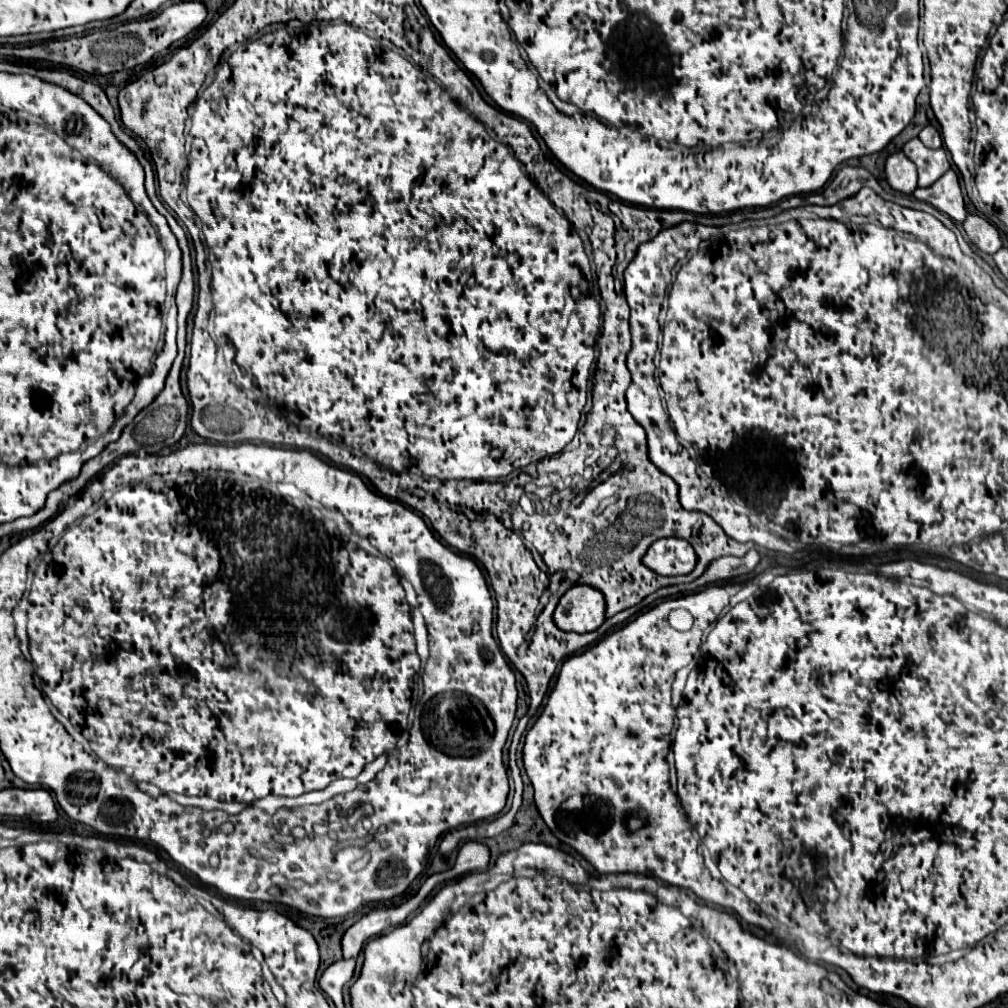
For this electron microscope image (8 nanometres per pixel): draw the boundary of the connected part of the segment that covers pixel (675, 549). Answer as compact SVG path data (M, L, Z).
M658 539L644 555L644 565L660 575L686 575L696 565L696 553L686 539Z

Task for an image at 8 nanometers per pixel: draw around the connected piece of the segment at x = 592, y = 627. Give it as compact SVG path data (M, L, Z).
M574 585L562 595L554 621L560 629L574 633L596 631L606 621L606 599L592 585Z

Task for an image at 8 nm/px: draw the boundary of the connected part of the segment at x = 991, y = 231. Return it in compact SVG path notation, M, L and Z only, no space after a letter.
M970 213L964 221L964 231L970 239L970 243L974 247L978 247L980 251L984 253L996 253L1000 247L1002 247L1002 241L1000 241L1000 233L998 229L986 221L984 217L976 215L976 213Z

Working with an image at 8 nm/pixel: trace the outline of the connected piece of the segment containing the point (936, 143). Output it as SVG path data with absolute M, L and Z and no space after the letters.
M926 125L922 131L920 131L920 141L926 145L926 147L930 147L930 149L940 149L942 147L942 137L940 137L940 133L932 127L932 125Z

